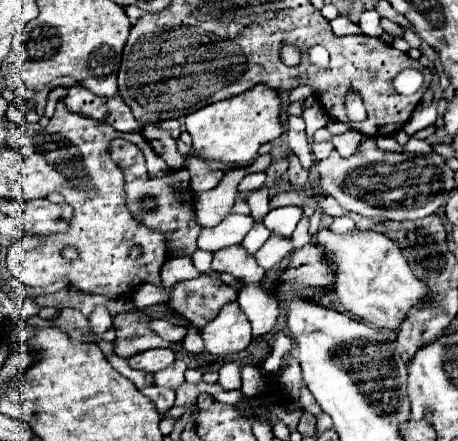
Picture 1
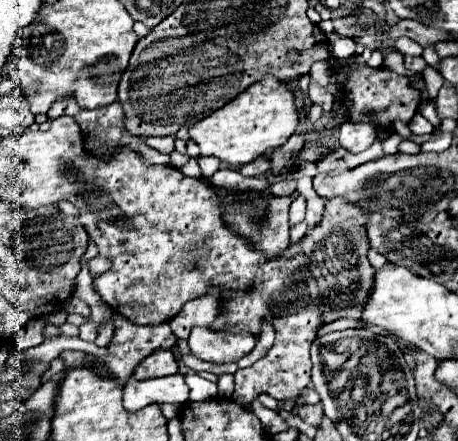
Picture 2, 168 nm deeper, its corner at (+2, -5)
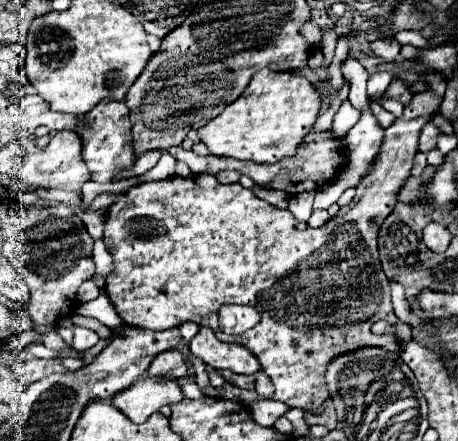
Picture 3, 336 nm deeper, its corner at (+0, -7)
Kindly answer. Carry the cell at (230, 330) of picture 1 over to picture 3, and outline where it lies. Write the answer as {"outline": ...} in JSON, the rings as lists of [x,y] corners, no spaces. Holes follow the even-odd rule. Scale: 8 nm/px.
{"outline":[[[200,327],[188,345],[194,355],[204,359],[204,363],[214,369],[230,369],[240,375],[252,375],[260,371],[258,359],[252,357],[244,345],[218,341],[214,331],[208,327]]]}

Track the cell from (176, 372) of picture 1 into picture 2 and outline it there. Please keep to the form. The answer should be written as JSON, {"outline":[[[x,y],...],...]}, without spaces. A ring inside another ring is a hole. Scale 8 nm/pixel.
{"outline":[[[180,373],[154,377],[154,379],[128,379],[124,385],[124,405],[128,411],[138,411],[150,403],[176,403],[188,401],[188,385]]]}

